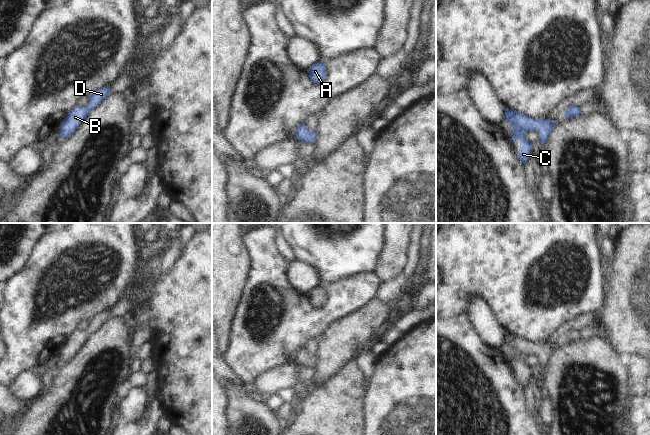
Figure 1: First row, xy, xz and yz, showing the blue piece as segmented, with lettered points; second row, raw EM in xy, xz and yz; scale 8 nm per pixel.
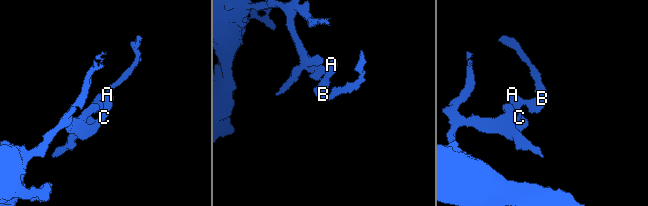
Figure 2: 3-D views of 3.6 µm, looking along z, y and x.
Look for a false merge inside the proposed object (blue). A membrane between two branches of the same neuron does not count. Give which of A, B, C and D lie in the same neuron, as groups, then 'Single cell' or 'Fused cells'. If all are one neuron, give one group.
Groups: A B C D. Single cell.

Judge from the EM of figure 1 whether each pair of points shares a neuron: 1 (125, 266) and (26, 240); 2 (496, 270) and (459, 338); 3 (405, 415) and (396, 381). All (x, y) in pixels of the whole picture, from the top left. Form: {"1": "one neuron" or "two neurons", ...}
{"1": "two neurons", "2": "two neurons", "3": "one neuron"}

